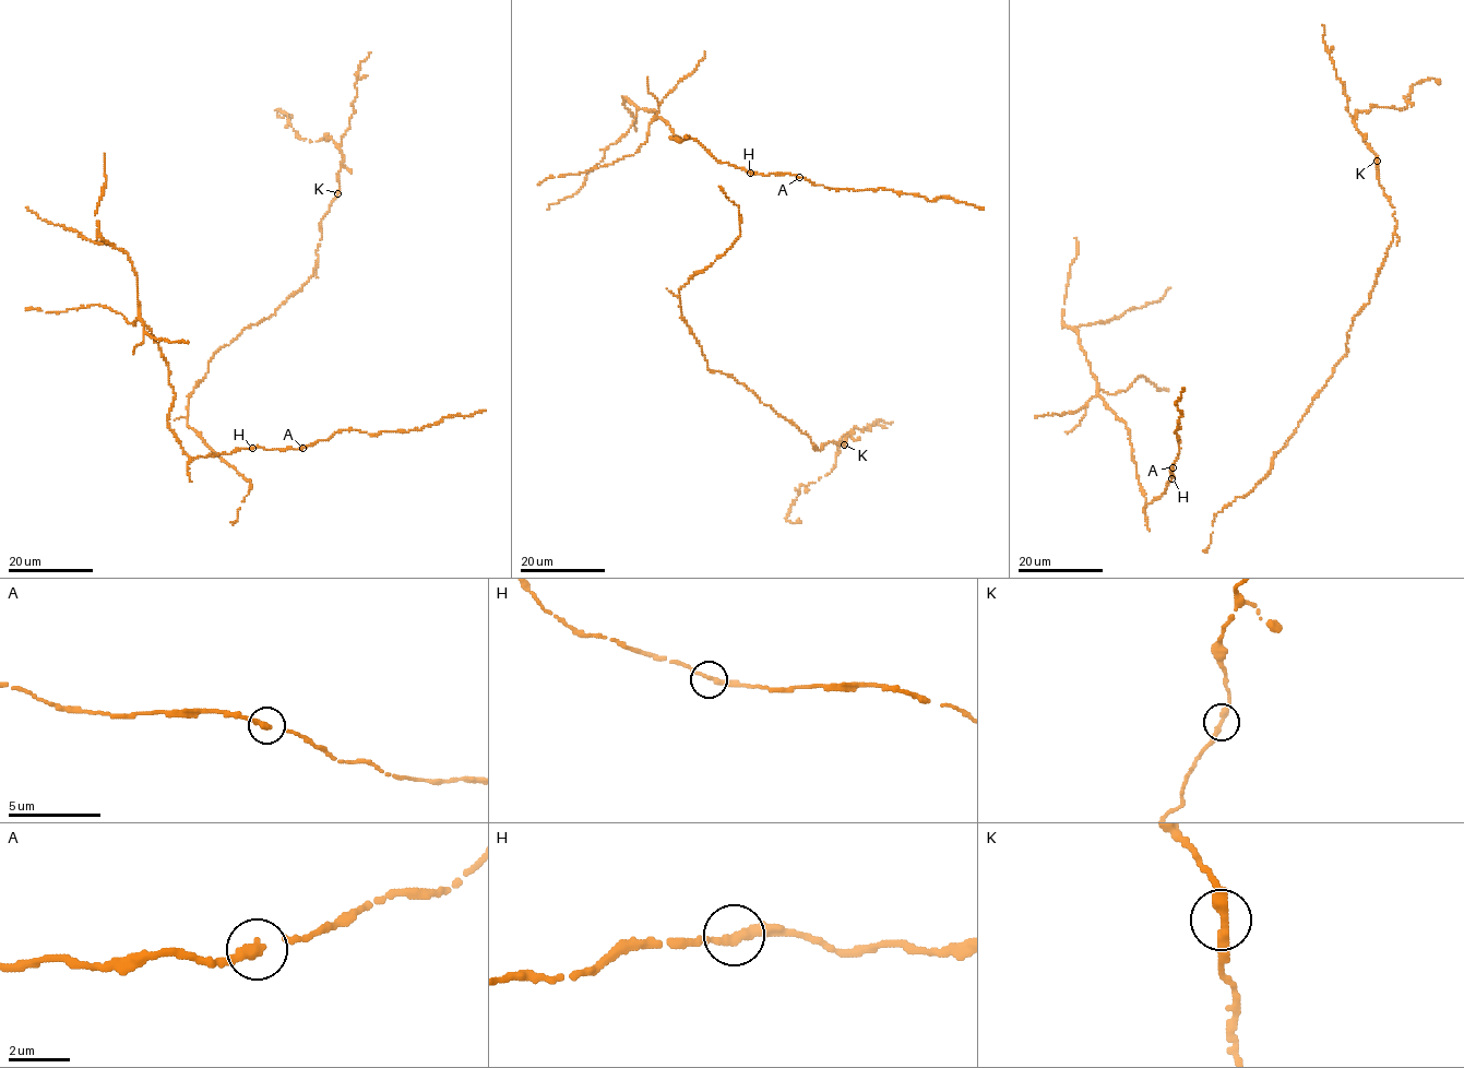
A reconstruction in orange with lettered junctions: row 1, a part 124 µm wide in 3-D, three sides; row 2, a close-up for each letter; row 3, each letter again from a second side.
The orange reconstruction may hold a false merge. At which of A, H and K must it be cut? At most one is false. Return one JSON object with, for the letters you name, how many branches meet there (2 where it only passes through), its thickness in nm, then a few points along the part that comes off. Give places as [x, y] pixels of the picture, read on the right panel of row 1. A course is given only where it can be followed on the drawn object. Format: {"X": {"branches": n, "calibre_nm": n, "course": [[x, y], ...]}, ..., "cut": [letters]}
{"cut": []}

